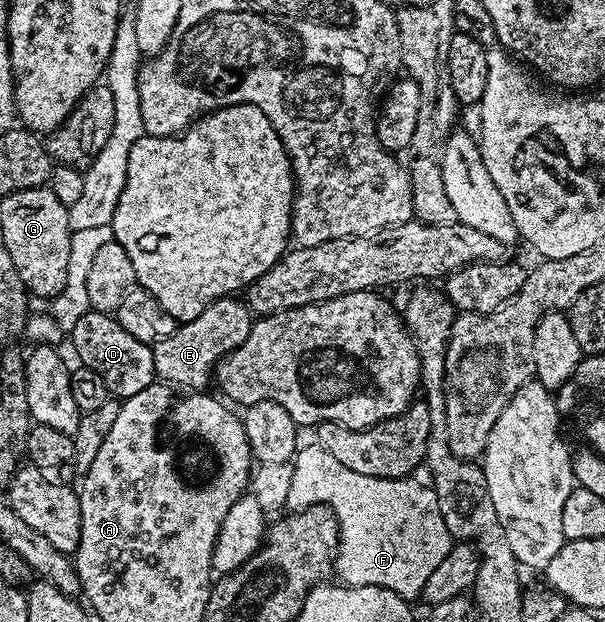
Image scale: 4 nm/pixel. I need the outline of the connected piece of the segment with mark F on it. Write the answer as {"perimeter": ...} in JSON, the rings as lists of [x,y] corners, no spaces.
{"perimeter":[[[311,442],[308,448],[300,447],[293,457],[293,482],[289,482],[287,508],[302,510],[313,507],[314,504],[323,504],[331,509],[339,525],[339,547],[335,554],[333,572],[336,577],[339,575],[343,579],[340,581],[346,587],[377,586],[396,592],[403,590],[403,578],[413,578],[415,566],[409,560],[409,536],[403,534],[405,528],[409,528],[407,524],[417,522],[417,512],[431,512],[431,506],[439,508],[439,504],[433,504],[433,497],[437,495],[436,489],[414,484],[413,480],[383,480],[381,477],[353,473],[348,467],[341,466],[333,455],[320,448],[317,443]]]}

